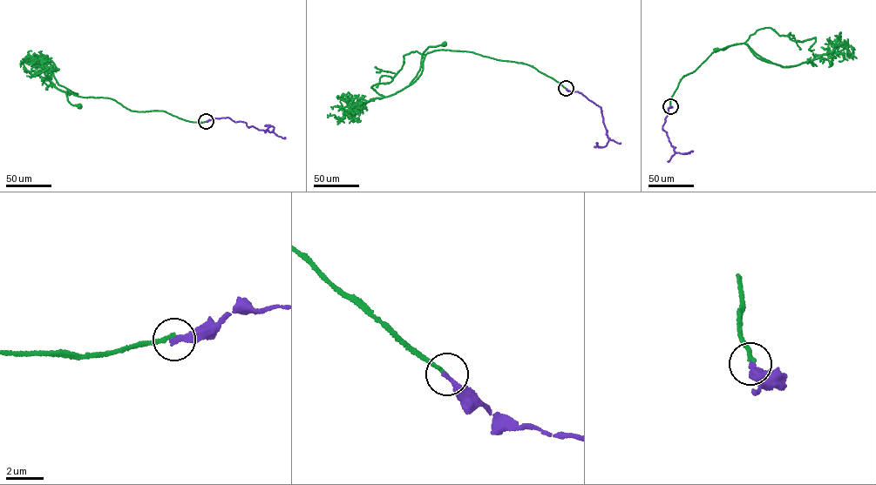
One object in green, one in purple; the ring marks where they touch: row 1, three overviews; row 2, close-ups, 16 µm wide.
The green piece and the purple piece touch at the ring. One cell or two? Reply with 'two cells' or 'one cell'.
two cells

